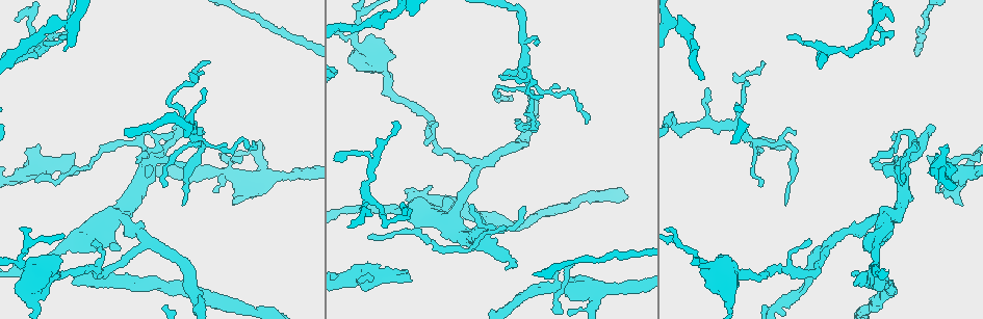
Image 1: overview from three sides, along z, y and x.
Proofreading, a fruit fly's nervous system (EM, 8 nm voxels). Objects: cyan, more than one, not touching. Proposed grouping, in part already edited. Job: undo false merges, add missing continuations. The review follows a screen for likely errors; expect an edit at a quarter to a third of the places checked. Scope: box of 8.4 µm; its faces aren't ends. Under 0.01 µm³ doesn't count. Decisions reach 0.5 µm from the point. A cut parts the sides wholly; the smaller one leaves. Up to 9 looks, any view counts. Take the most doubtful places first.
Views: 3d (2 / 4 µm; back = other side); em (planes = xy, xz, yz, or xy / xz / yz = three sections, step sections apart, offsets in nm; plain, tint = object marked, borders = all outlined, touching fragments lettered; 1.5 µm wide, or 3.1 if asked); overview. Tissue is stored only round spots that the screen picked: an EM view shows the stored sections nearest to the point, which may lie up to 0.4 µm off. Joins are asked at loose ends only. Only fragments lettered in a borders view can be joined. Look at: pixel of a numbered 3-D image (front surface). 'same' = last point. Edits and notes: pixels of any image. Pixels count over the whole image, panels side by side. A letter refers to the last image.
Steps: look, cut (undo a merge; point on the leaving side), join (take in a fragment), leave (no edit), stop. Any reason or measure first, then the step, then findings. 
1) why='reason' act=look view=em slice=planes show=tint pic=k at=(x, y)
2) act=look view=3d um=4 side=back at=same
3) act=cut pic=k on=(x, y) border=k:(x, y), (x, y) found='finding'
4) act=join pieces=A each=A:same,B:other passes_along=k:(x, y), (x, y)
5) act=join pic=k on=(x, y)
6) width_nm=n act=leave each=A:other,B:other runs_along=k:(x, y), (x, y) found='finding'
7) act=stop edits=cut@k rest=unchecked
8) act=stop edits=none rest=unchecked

why='branch stops here' act=look view=3d um=4 pic=1 at=(506, 270)

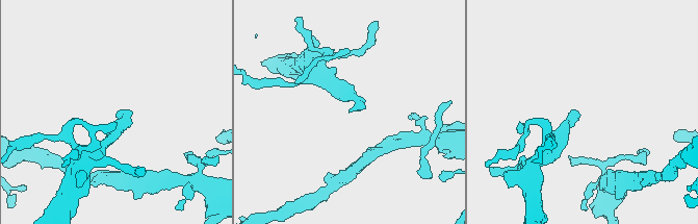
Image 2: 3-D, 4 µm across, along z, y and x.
act=look view=em slice=planes show=borders pic=2 at=(579, 115)

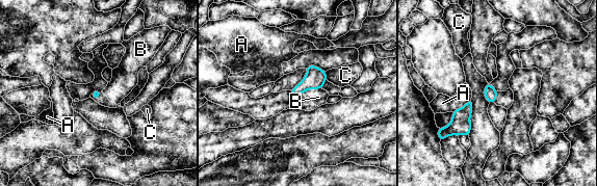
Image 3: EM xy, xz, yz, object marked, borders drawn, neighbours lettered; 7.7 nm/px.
longest_contact=B:150nm act=join pieces=B each=A:other,B:same,C:other found='it goes on there'

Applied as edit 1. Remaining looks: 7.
why='redraw' act=look view=overview

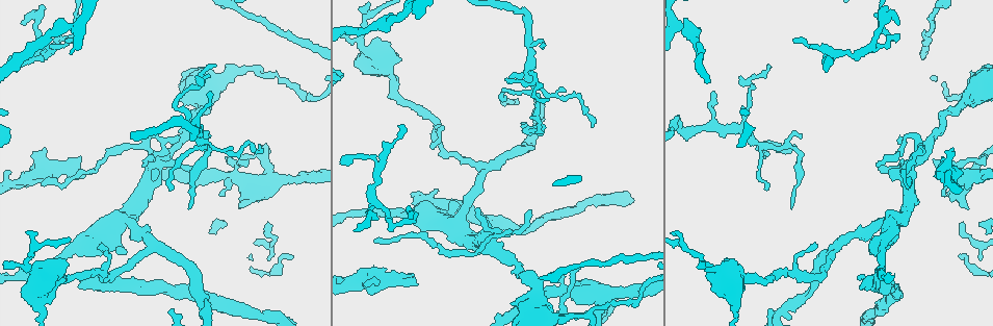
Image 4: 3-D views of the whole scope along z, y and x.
why='sharp bend' act=look view=em slice=planes show=borders pic=4 at=(685, 131)

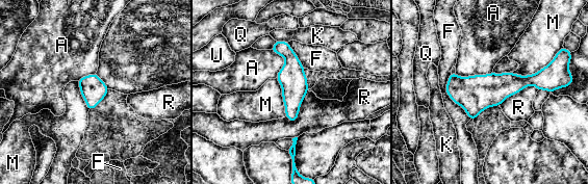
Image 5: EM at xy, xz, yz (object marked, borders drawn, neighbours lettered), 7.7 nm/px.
act=leave each=A:other,F:other,K:other,M:other,Q:other,R:other,U:other runs_along=5:(278, 43), (292, 64), (292, 117) found='all the same cell'

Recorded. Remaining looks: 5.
why='tapers out' act=look view=em slice=planes show=borders pic=4 at=(173, 188)

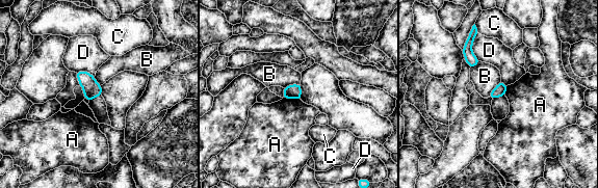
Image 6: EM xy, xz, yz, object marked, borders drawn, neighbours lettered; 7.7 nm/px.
act=leave each=A:other,B:other,C:other,D:other border=6:(300, 83), (283, 87) found='none of them fits'

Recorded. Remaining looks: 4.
act=stop edits=join@3 rest=unchecked

